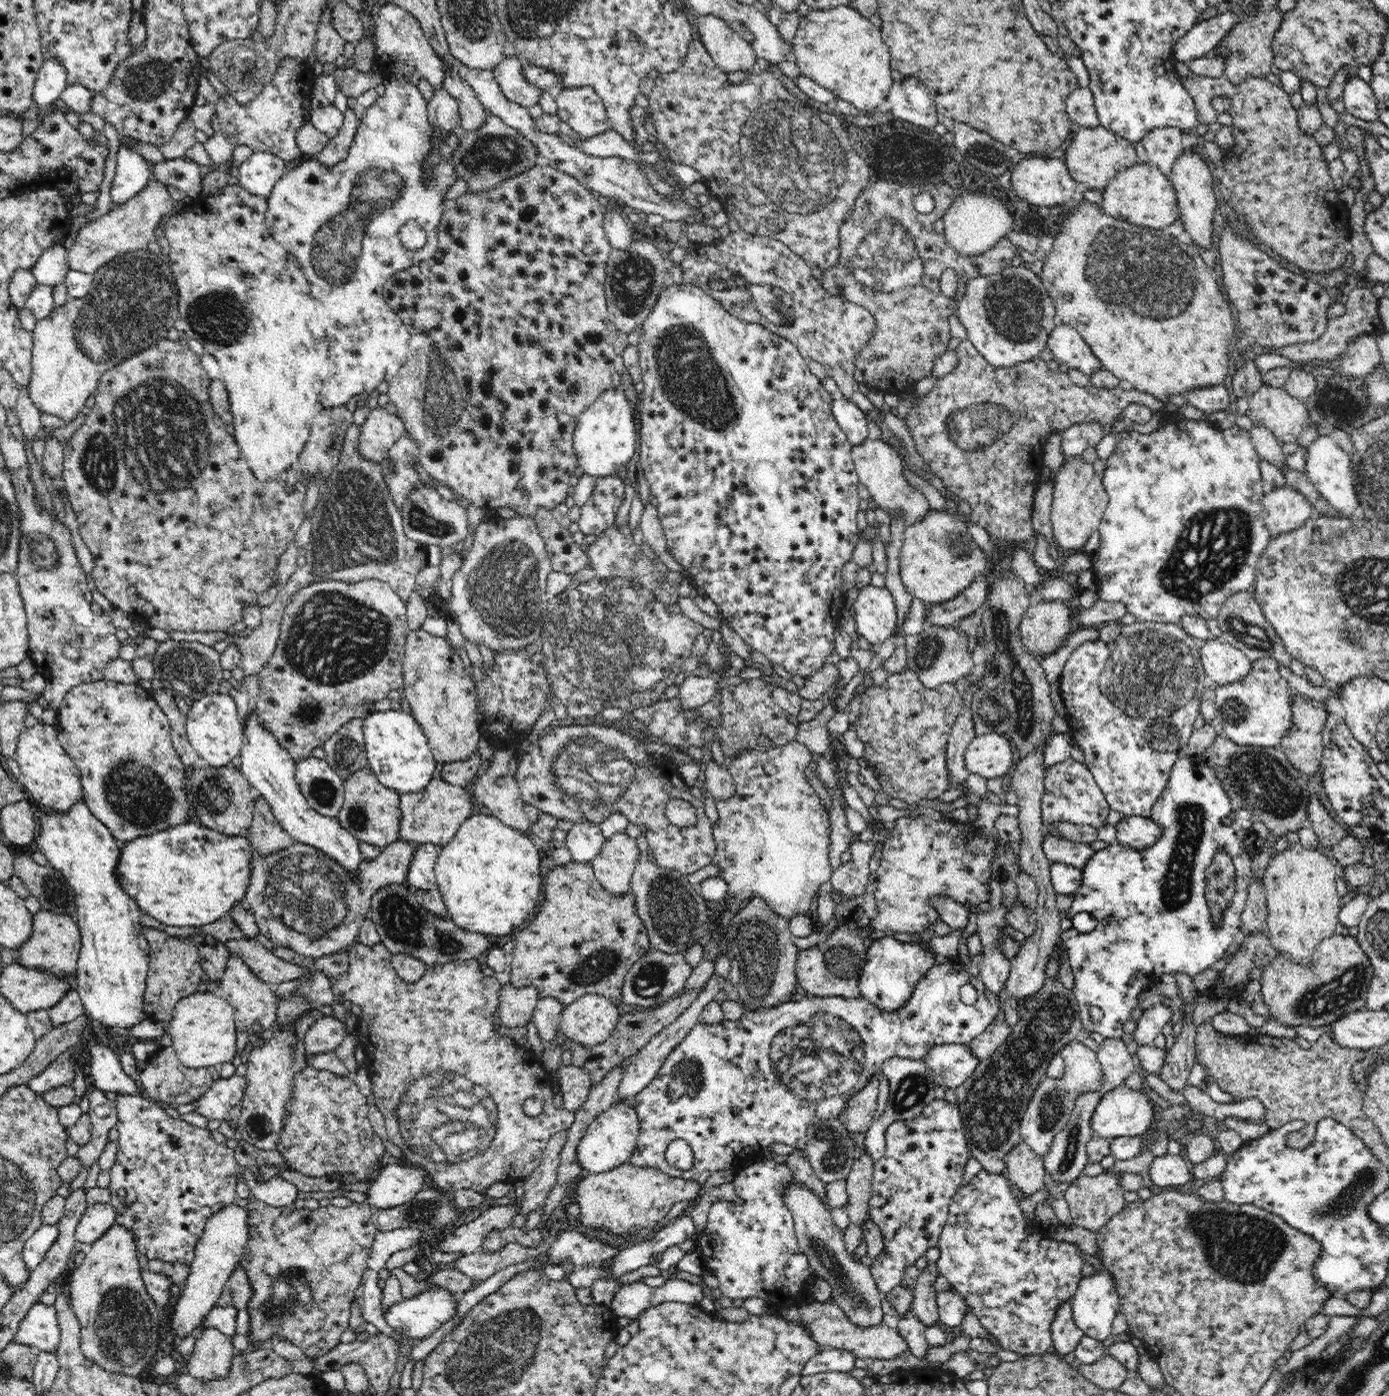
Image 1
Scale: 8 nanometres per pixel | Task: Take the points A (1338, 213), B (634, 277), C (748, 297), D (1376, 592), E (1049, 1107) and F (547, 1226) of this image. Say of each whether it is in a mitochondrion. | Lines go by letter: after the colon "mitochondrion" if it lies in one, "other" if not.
A: other
B: mitochondrion
C: mitochondrion
D: mitochondrion
E: mitochondrion
F: other

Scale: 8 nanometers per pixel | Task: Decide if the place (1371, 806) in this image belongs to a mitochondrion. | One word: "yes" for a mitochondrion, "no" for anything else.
no

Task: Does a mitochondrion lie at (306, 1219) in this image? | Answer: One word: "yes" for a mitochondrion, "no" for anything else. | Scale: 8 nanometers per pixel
no

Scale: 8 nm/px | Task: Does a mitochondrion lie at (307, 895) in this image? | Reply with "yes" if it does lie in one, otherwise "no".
yes

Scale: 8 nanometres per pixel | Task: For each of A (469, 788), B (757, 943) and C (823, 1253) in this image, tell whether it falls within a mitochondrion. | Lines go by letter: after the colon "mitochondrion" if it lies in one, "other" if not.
A: other
B: mitochondrion
C: mitochondrion

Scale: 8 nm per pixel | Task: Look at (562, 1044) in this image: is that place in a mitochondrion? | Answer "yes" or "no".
no

